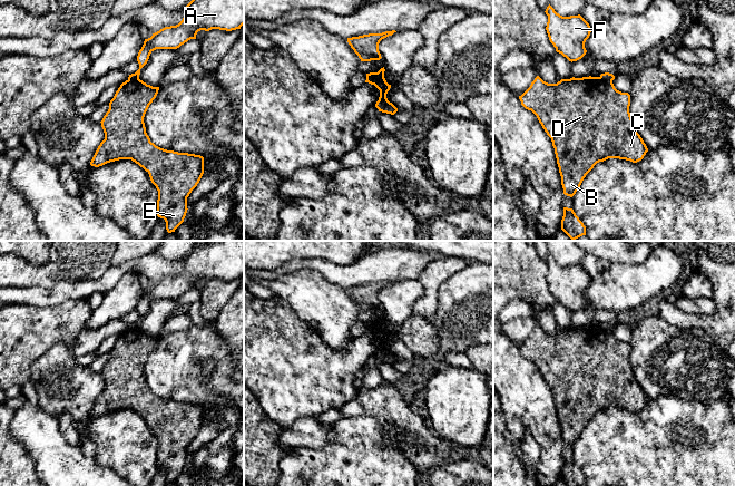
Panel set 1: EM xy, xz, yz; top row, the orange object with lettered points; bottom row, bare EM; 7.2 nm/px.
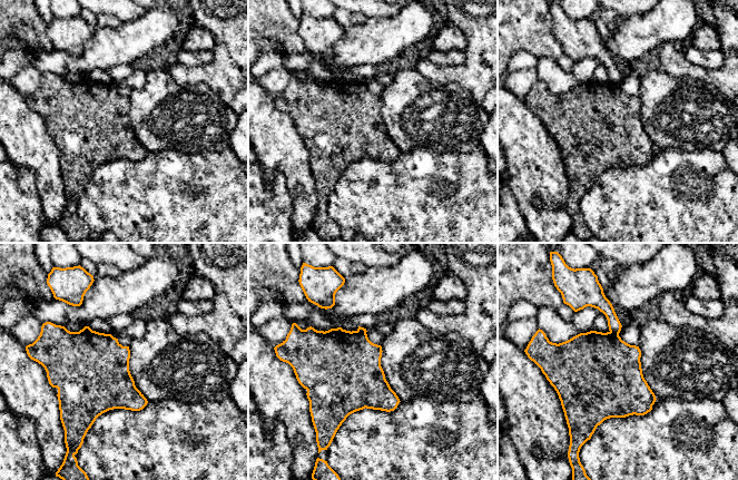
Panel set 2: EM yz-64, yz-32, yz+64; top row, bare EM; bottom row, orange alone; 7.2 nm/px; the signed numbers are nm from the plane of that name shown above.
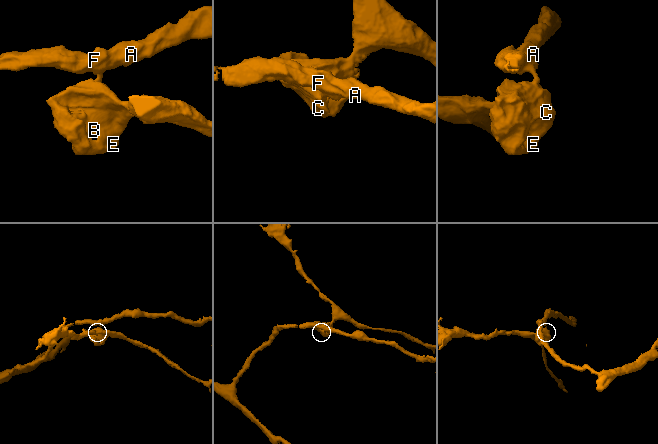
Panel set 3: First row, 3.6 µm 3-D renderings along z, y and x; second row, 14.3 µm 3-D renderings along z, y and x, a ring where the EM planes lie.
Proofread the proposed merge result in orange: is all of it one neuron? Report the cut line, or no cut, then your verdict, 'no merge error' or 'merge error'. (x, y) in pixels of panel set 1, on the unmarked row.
cut yz (600, 326), (611, 330); merge error

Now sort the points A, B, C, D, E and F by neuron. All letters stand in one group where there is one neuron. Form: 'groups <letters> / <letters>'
groups A F / B C D E

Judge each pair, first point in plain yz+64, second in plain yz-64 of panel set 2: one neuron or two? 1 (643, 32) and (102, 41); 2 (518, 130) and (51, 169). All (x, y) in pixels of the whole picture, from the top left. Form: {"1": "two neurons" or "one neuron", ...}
{"1": "one neuron", "2": "one neuron"}

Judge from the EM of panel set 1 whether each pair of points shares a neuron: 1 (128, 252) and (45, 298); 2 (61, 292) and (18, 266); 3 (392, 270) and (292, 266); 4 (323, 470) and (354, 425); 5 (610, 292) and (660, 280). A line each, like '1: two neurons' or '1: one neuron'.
1: two neurons
2: two neurons
3: one neuron
4: one neuron
5: one neuron

